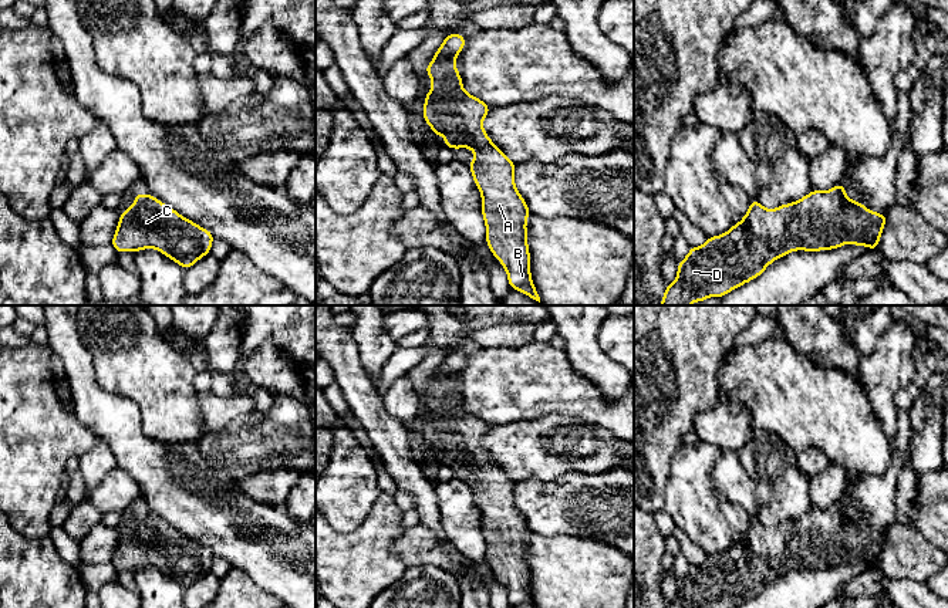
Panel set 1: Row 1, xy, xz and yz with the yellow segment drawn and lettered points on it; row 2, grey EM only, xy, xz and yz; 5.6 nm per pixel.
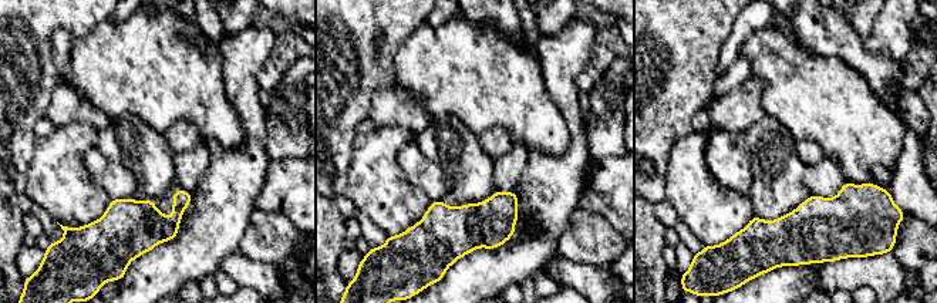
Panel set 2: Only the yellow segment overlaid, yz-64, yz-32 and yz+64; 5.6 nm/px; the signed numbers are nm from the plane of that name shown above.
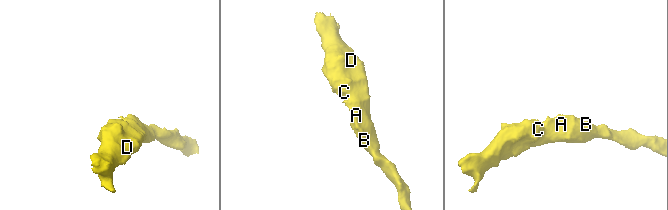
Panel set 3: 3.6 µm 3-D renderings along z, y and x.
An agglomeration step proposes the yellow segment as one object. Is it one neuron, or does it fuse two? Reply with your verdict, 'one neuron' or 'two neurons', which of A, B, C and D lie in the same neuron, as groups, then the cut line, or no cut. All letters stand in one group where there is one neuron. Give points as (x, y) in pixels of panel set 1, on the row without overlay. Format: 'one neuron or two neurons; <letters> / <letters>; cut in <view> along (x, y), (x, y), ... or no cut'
one neuron; A B C D; no cut

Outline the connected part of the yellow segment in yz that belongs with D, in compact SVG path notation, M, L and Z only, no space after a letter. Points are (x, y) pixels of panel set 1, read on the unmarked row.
M841 500L826 510L813 507L775 528L752 517L743 537L725 553L708 555L701 565L689 565L688 574L677 581L677 597L667 602L667 608L735 608L762 594L776 577L796 568L833 568L847 561L877 568L885 540L887 533L871 530L863 521L849 517Z

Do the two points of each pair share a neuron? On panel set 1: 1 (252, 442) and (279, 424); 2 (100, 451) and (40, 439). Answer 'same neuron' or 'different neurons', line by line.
1: same neuron
2: different neurons

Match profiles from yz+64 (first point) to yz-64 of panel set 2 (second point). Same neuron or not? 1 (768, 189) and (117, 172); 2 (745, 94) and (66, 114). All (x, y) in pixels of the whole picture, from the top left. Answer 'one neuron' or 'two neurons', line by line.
1: two neurons
2: one neuron

